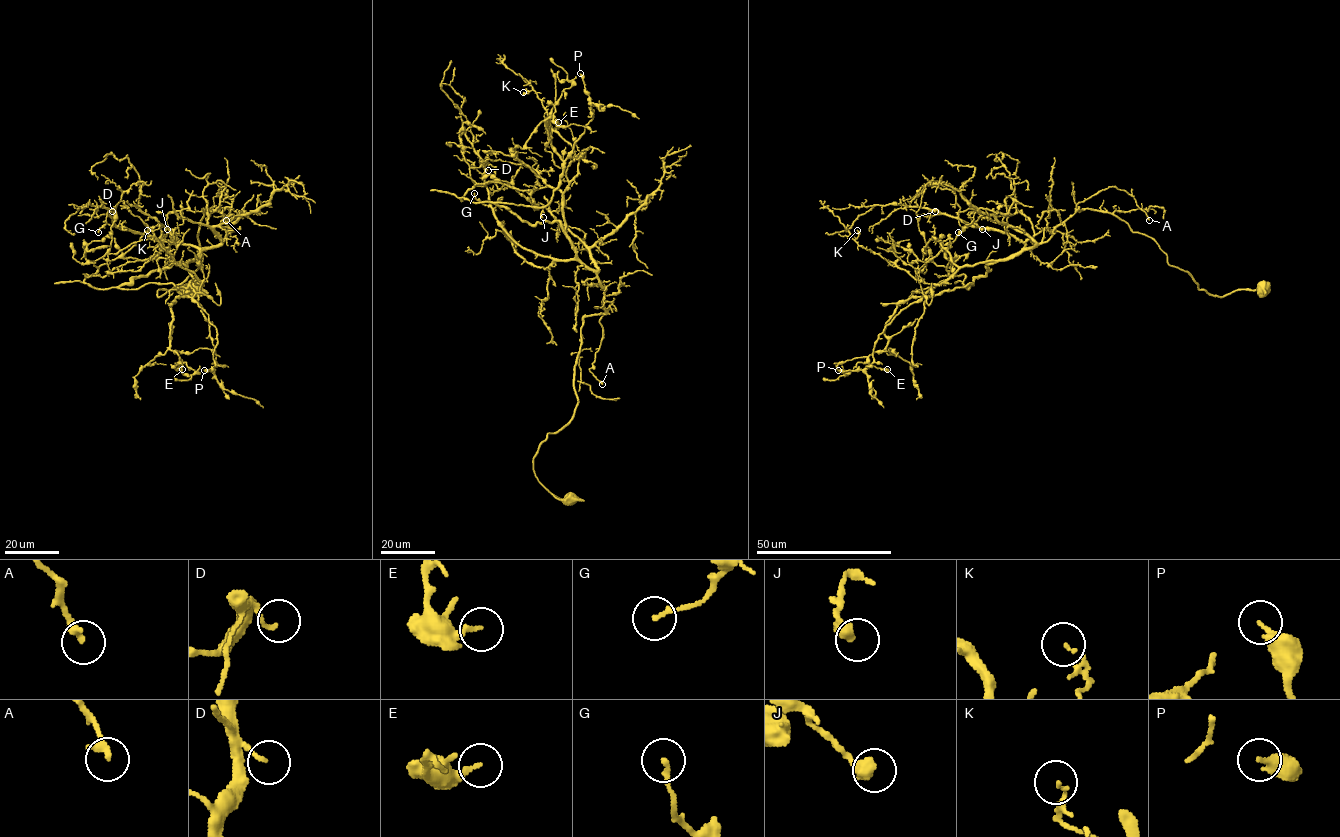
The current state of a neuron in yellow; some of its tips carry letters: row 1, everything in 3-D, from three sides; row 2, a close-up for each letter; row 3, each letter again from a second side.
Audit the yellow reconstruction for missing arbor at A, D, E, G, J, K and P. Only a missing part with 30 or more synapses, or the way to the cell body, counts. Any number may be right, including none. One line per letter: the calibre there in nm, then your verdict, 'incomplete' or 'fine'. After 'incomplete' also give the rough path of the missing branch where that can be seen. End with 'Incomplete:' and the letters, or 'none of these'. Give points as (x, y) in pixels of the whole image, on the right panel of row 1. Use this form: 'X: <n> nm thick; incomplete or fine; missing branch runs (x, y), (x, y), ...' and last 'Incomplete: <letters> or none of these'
A: 300 nm thick; fine
D: 100 nm thick; fine
E: 200 nm thick; fine
G: 140 nm thick; fine
J: 440 nm thick; fine
K: 90 nm thick; fine
P: 280 nm thick; fine
Incomplete: none of these

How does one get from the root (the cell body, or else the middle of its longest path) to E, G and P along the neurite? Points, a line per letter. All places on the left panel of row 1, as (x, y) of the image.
E: (193, 286), (157, 295), (201, 264), (205, 210), (228, 207), (222, 242), (120, 287), (186, 294), (182, 369)
G: (193, 286), (157, 295), (201, 264), (205, 210), (228, 207), (228, 234), (215, 247), (107, 223), (98, 232)
P: (193, 286), (157, 295), (228, 207), (222, 242), (120, 287), (194, 300), (204, 370)

